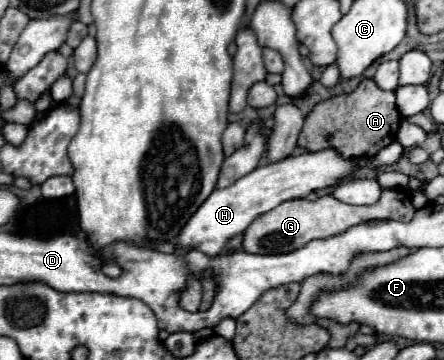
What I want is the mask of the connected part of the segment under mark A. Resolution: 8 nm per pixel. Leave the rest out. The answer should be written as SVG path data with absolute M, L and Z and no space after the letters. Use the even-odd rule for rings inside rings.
M363 78L353 92L333 96L311 110L299 134L299 146L309 152L333 148L341 154L341 158L373 158L379 150L395 142L399 122L401 114L395 106L395 92L381 90L373 80ZM335 122L337 130L349 138L335 138Z

